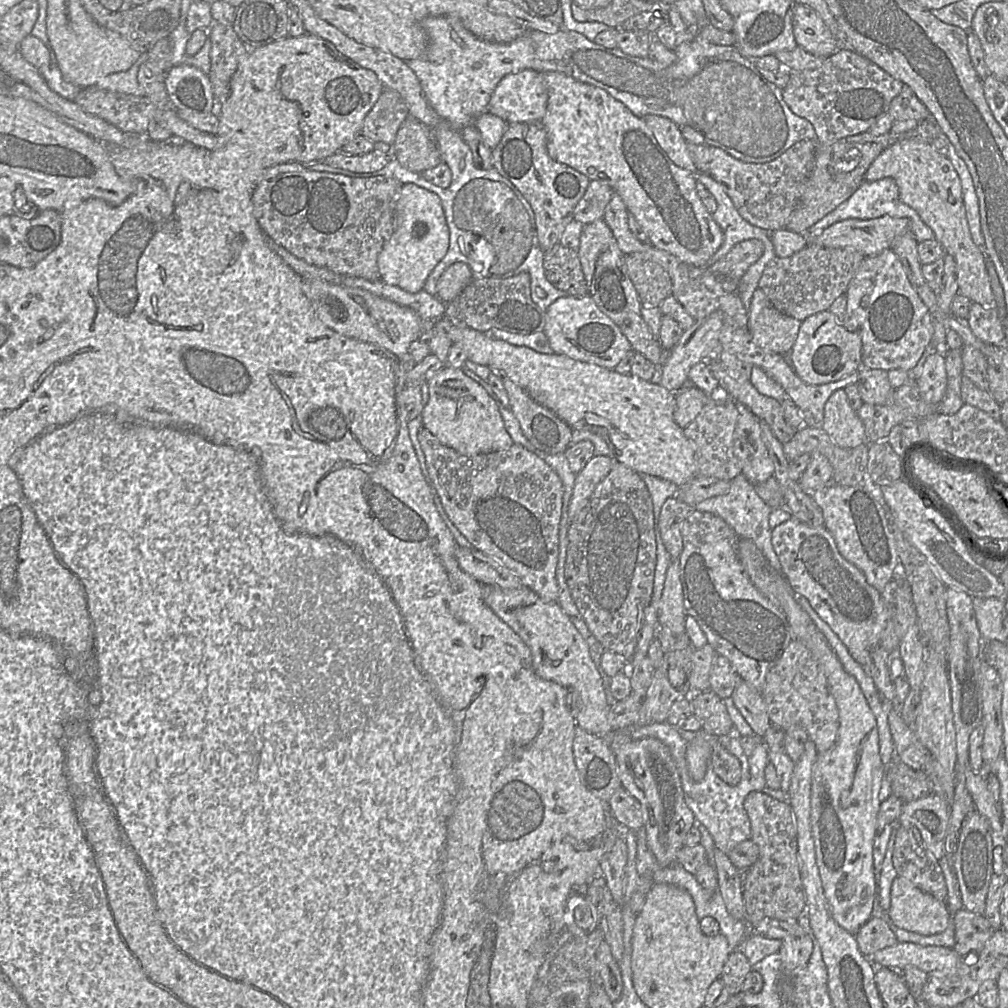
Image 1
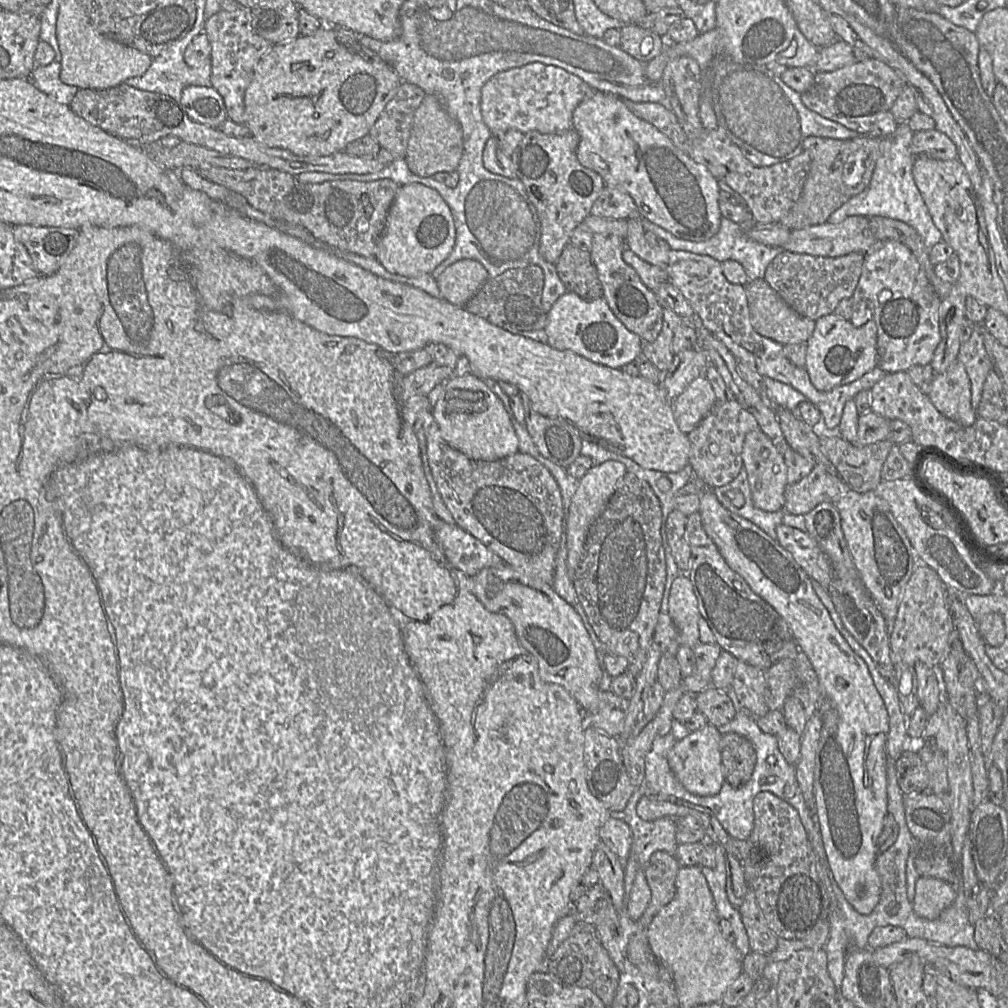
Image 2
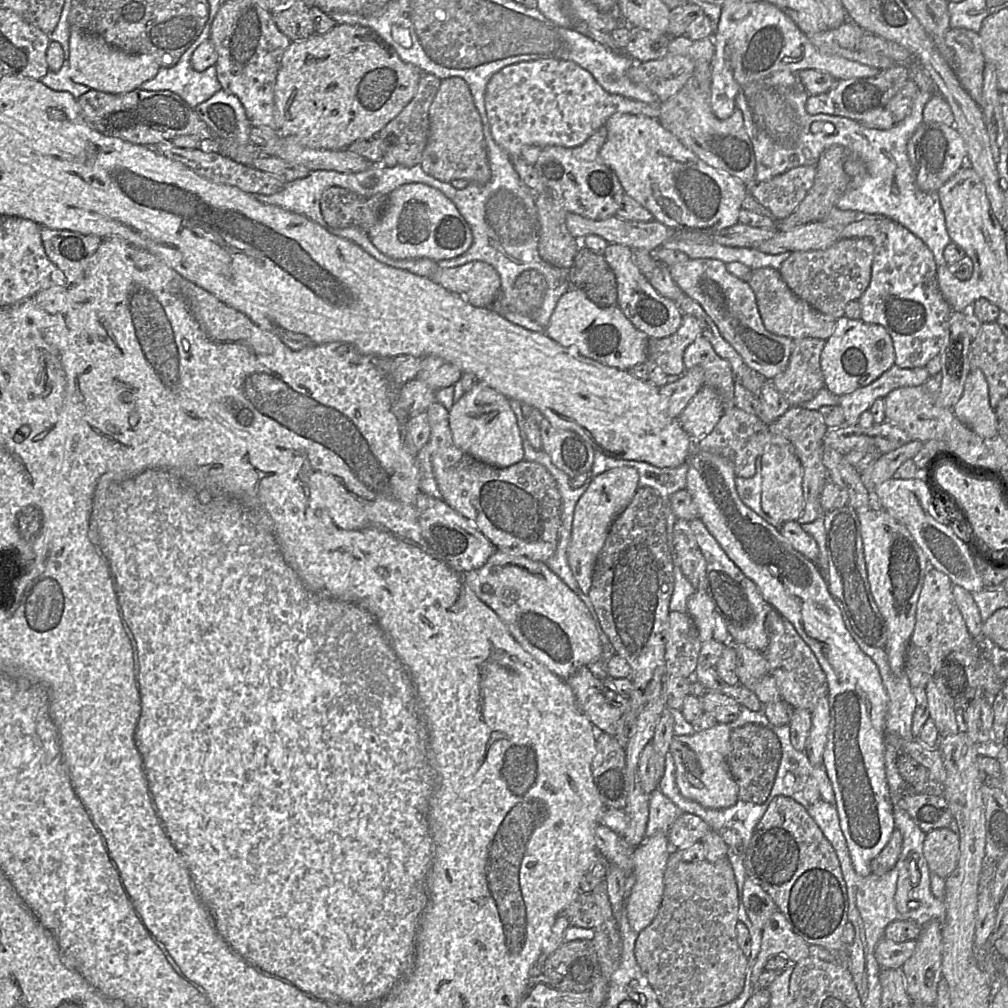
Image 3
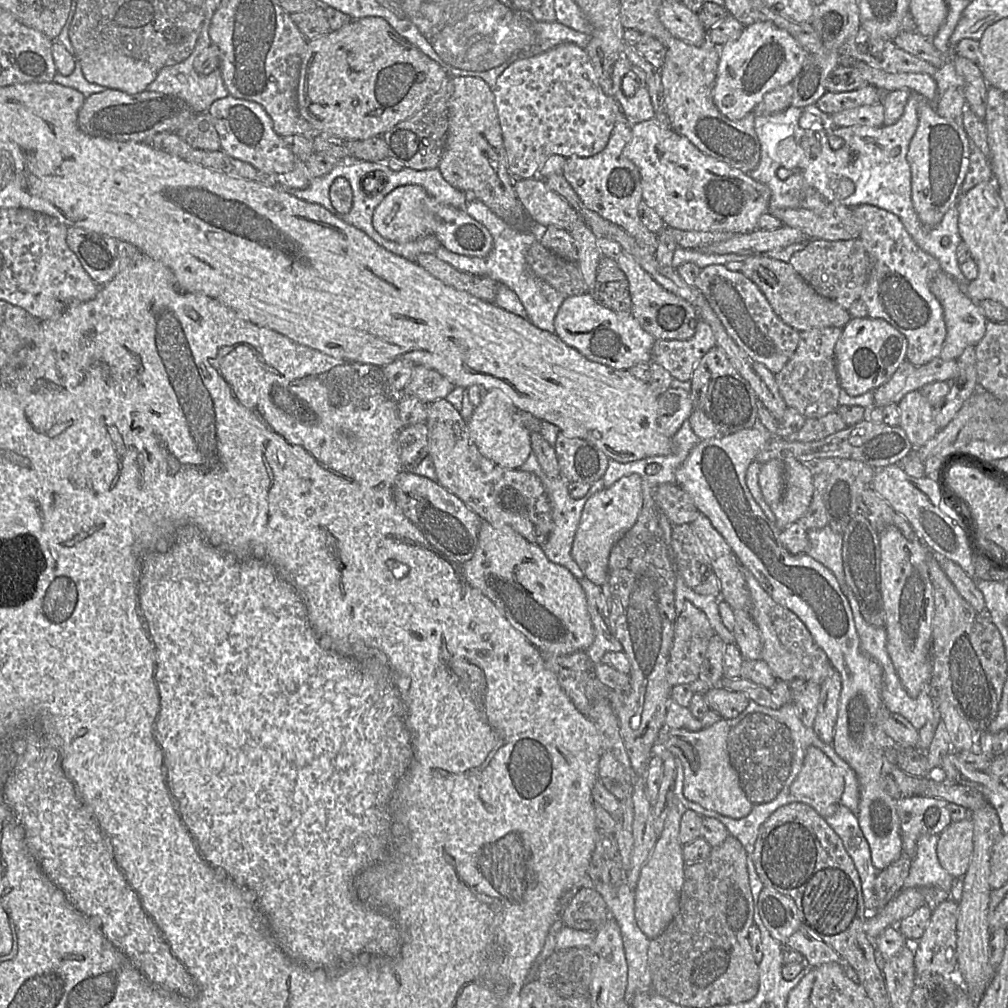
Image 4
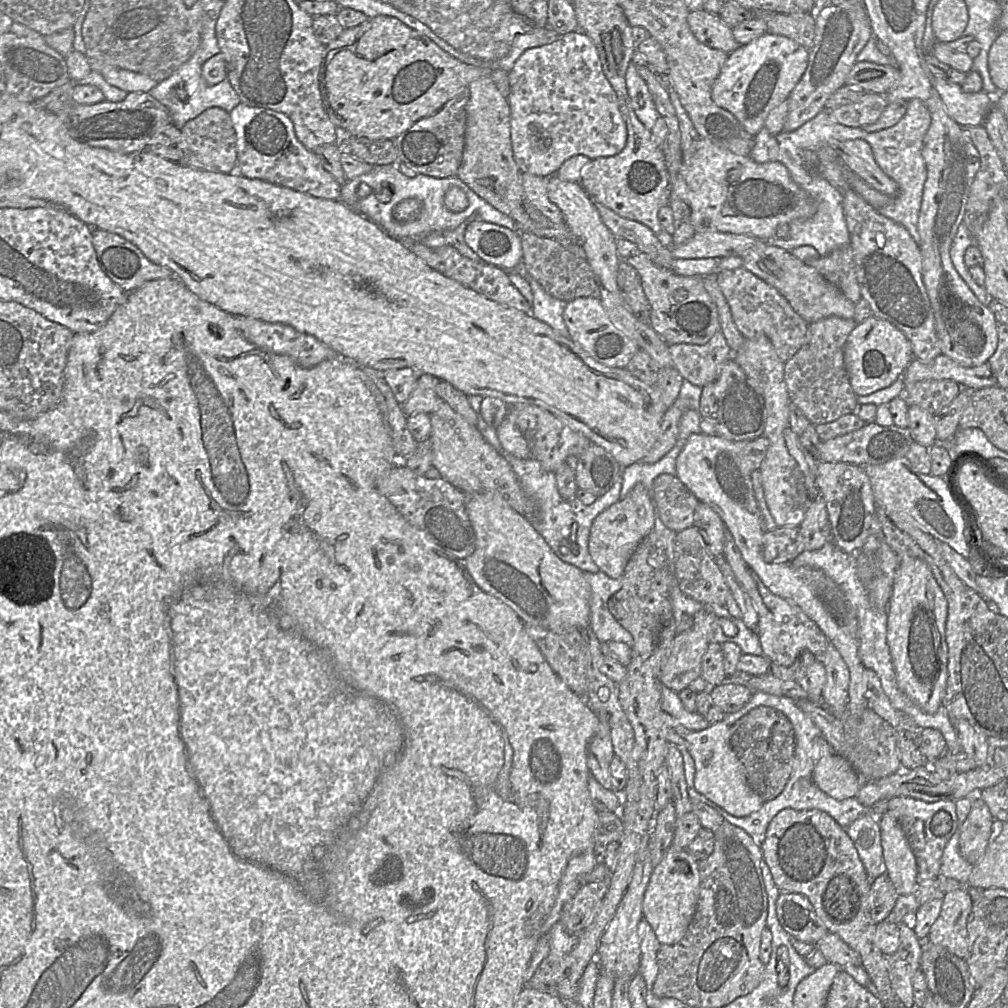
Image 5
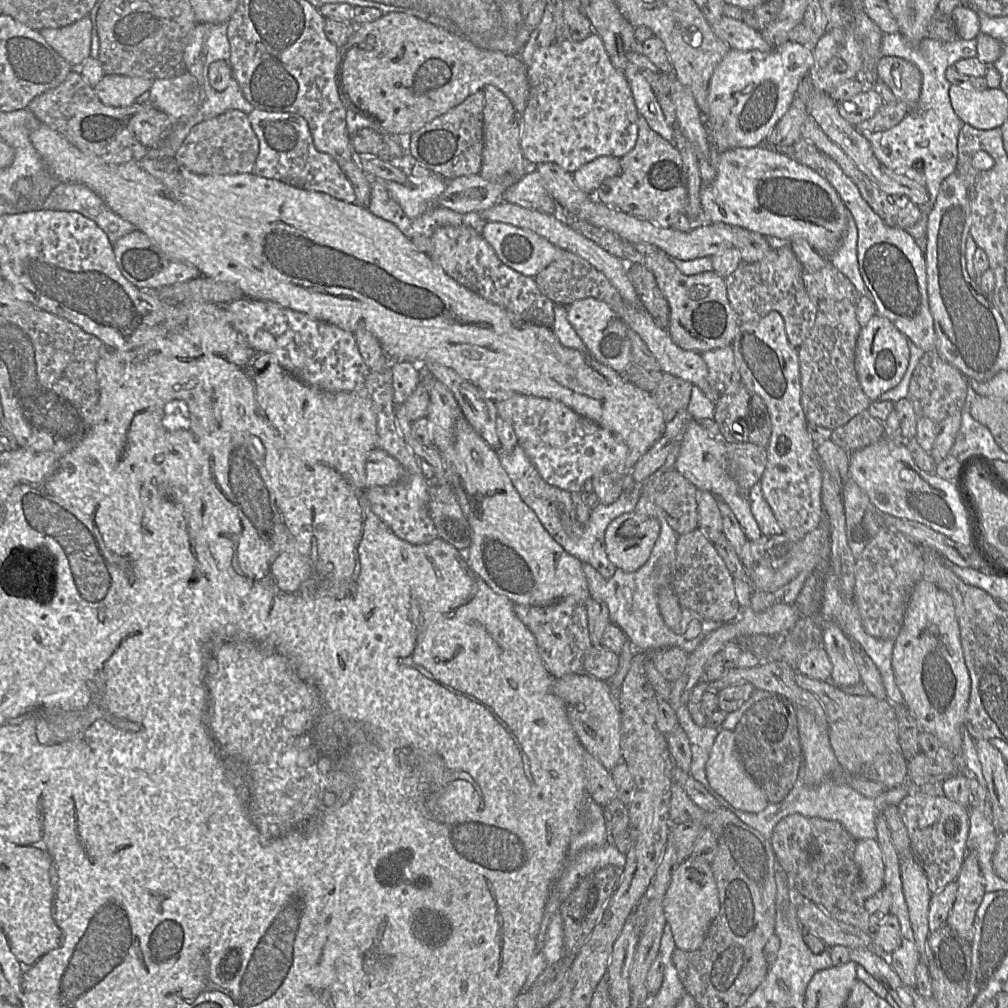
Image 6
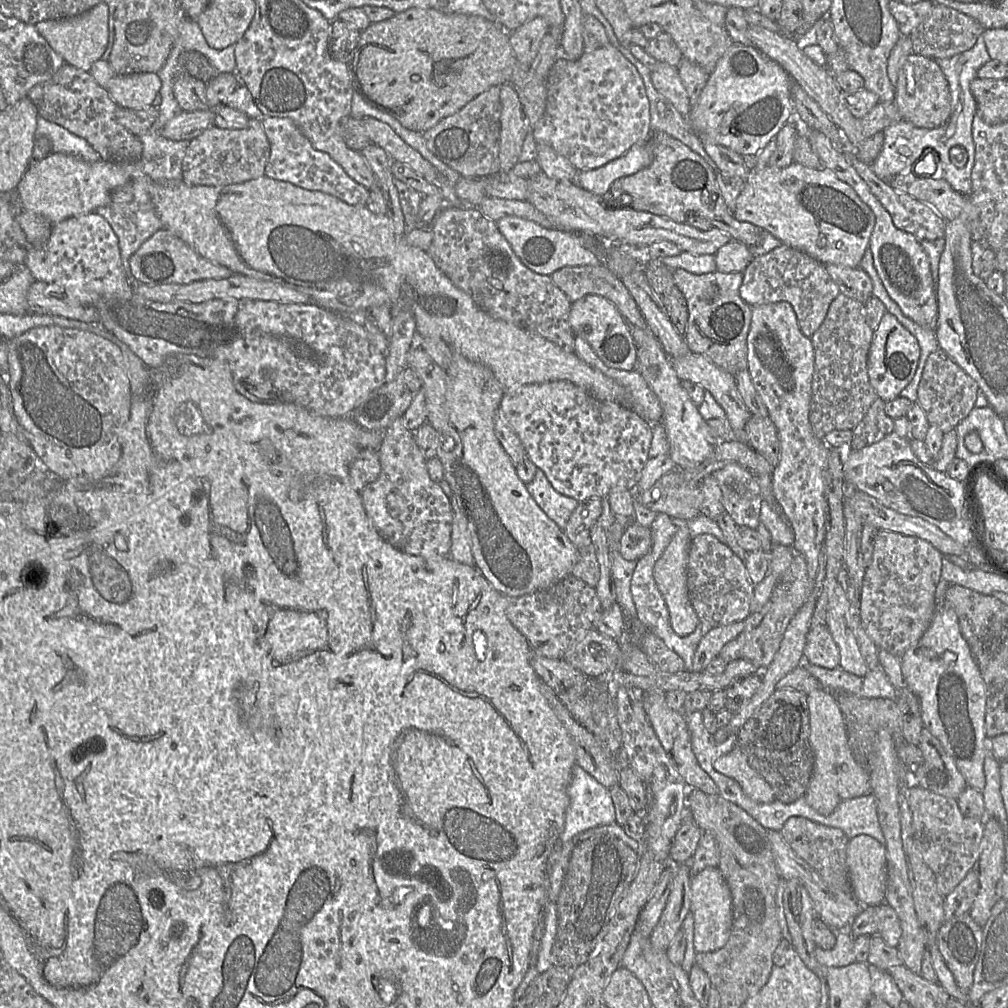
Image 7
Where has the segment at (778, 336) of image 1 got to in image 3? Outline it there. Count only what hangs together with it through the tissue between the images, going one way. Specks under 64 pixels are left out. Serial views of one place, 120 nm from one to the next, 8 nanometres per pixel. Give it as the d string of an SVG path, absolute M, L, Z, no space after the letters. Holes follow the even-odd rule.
M758 268L751 271L748 285L755 294L760 317L764 327L771 333L798 340L819 338L826 340L834 332L836 319L812 308L798 298L774 268Z

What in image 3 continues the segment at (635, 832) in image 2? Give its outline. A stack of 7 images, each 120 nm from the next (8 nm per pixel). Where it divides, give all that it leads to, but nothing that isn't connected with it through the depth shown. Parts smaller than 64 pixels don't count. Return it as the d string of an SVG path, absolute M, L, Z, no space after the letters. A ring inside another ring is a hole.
M658 789L648 795L648 801L649 818L645 833L646 838L656 834L668 834L682 811Z

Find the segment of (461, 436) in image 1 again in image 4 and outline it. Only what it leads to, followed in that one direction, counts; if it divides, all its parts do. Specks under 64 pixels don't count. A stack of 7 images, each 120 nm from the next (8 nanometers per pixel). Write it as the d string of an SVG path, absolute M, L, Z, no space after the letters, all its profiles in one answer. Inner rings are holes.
M488 391L467 421L470 437L479 452L506 469L519 469L532 452L531 432L522 422L522 413L499 391Z

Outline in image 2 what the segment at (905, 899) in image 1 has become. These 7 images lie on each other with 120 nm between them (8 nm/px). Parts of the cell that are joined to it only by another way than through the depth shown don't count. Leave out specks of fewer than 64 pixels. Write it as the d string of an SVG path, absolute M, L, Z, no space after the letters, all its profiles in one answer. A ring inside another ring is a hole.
M919 877L915 882L912 907L919 917L934 920L948 908L955 898L954 887L933 877Z

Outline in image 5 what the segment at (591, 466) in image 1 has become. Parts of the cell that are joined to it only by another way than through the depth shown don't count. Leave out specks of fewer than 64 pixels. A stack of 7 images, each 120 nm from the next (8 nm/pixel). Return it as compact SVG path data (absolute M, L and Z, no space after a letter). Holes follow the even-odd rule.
M636 484L629 494L601 512L591 526L588 551L599 570L610 578L622 577L639 543L654 529L656 509L643 484Z

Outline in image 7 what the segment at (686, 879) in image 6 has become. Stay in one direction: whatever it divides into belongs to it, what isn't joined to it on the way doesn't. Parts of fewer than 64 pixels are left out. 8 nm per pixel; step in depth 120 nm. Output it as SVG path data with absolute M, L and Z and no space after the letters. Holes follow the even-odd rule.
M709 867L691 877L690 889L693 947L697 953L716 951L727 943L732 926L732 900L728 884L717 867Z

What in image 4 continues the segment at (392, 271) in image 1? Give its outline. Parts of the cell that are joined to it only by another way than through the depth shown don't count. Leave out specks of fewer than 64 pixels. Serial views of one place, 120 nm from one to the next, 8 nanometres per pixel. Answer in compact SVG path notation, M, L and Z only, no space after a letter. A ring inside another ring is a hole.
M420 185L399 186L388 193L375 209L372 225L382 237L398 243L433 235L447 250L469 257L486 257L493 248L493 238L481 223L464 210L438 202Z

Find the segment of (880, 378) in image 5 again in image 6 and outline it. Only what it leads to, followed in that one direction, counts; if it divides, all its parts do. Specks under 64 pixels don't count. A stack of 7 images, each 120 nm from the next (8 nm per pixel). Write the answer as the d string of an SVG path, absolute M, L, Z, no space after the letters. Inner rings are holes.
M874 315L862 327L855 350L855 369L863 392L871 401L896 387L902 380L910 360L908 339L886 317Z

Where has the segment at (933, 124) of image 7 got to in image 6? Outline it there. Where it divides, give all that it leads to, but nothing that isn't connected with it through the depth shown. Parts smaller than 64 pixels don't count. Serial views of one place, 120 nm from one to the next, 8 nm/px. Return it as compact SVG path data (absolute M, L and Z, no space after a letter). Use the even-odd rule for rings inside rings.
M882 56L877 63L877 74L897 100L908 110L917 106L922 88L922 74L911 62L895 57Z

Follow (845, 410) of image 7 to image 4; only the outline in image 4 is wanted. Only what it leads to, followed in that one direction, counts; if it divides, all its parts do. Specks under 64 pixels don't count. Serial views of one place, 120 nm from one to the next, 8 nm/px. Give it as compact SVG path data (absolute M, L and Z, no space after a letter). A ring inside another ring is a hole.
M826 327L800 332L796 351L775 375L779 392L788 407L795 408L806 419L820 418L836 412L841 387L836 370L834 349L842 328Z

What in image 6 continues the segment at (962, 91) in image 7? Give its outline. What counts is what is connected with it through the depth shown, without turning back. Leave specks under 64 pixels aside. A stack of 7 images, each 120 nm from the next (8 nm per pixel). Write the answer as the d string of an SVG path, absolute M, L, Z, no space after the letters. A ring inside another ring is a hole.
M883 34L881 43L882 56L895 56L903 58L914 64L922 74L922 88L917 106L909 110L906 116L893 128L882 132L860 131L870 142L875 157L887 168L895 173L904 174L924 185L928 191L930 200L927 204L918 205L922 207L922 217L912 227L906 229L915 241L926 234L927 215L938 194L941 183L950 174L956 171L956 156L958 152L958 137L963 122L957 116L950 102L949 88L951 83L945 74L948 67L952 67L957 61L965 58L974 58L977 54L976 38L969 40L956 39L953 42L941 42L930 38L924 38L918 45L907 43L900 34Z

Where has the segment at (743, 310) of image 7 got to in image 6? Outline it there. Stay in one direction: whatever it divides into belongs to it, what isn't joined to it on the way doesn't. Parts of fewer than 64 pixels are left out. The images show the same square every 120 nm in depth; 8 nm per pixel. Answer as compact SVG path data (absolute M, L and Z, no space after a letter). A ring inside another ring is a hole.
M662 251L645 255L642 265L653 273L668 302L670 316L666 330L677 346L694 352L731 346L740 323L729 305L725 278L713 271L686 276Z

